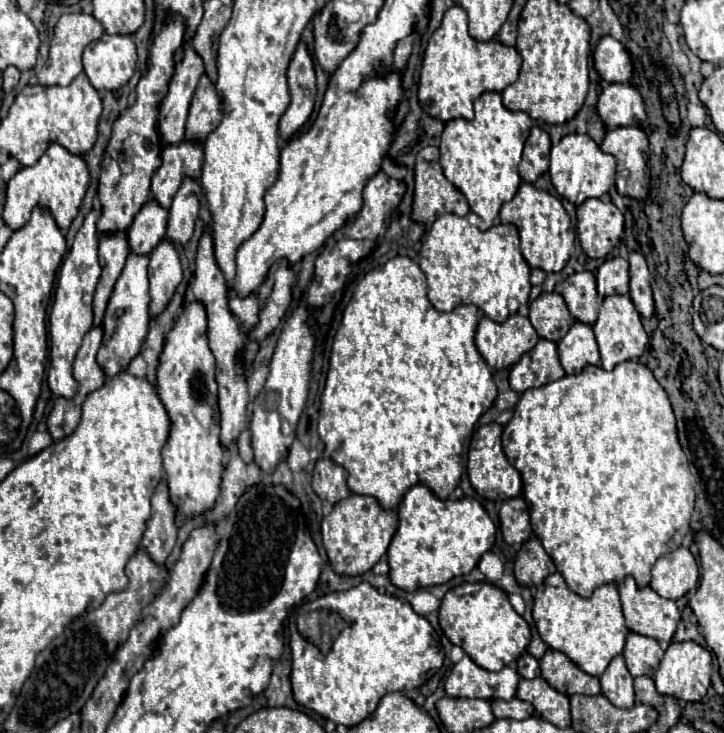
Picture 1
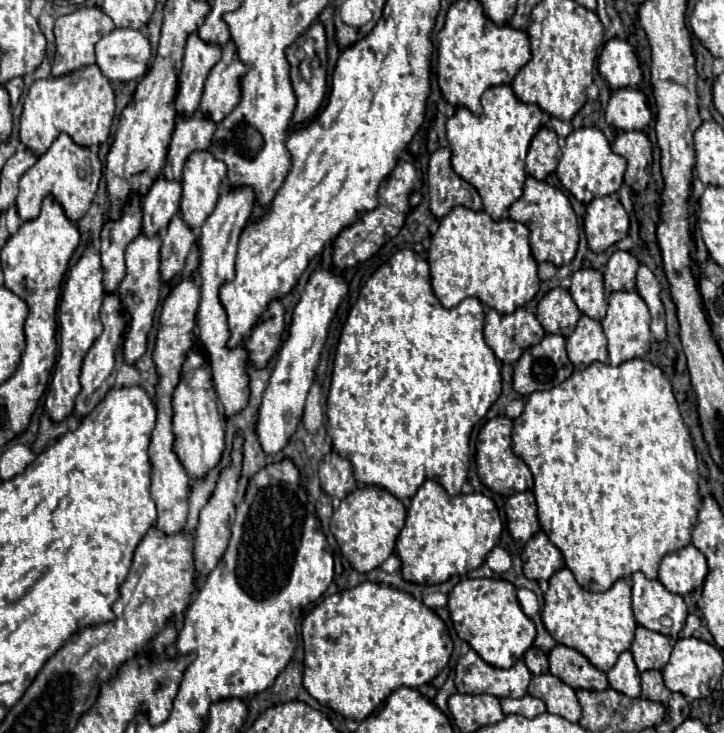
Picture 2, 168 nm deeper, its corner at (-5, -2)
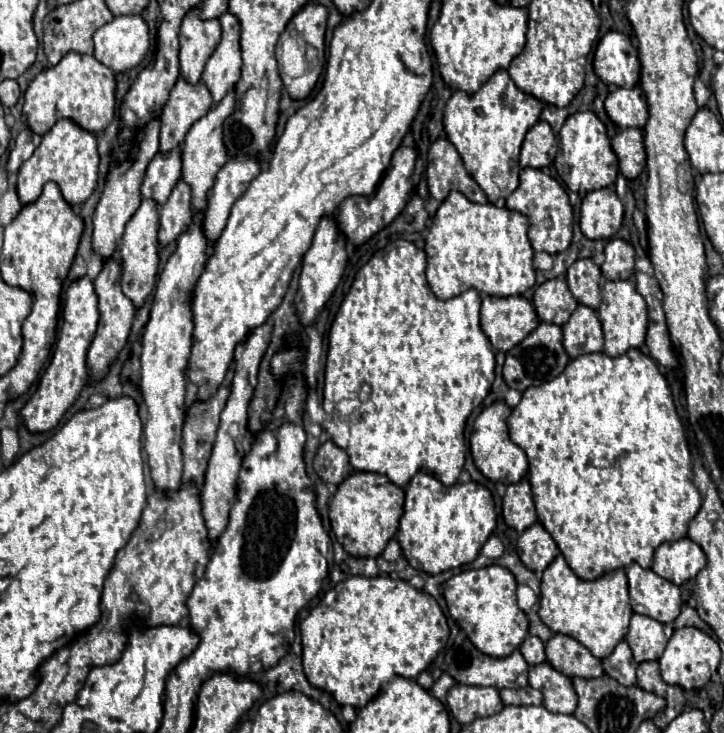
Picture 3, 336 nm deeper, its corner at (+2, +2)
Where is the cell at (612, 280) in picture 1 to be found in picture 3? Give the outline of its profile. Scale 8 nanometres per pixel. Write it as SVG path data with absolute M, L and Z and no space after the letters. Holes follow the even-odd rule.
M614 238L606 244L604 248L604 264L600 266L602 268L602 276L606 280L628 280L632 274L634 274L634 248L620 240L620 238Z

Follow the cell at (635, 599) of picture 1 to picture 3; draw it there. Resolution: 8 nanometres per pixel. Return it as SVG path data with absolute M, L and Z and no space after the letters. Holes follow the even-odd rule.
M636 562L626 568L626 576L634 614L654 618L662 624L676 620L682 606L680 588L676 584L656 576L652 570L640 568Z

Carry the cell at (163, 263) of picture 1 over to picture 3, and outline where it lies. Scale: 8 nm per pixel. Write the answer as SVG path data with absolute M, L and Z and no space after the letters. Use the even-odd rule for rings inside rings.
M180 180L168 202L164 206L160 206L160 232L158 232L158 240L162 246L178 240L180 234L184 234L190 224L192 224L192 208L190 208L190 192L188 186Z

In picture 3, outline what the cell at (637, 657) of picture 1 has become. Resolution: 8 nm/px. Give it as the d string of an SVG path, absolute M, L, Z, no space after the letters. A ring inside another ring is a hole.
M634 614L630 620L630 630L626 634L626 642L634 654L634 660L640 664L646 660L658 660L668 640L660 622L648 616Z

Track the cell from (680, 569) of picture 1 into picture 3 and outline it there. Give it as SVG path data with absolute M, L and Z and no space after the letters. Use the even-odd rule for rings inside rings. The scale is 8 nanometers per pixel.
M682 538L676 542L664 542L654 552L654 564L652 570L674 582L682 584L690 578L696 578L696 574L704 568L706 556L698 544L694 544L690 538Z

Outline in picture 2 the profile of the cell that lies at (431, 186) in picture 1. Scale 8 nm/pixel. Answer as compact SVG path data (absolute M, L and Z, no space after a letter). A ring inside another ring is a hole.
M439 148L431 154L427 180L431 196L429 208L437 218L443 218L459 204L471 210L483 210L479 192L469 182L461 182L461 176L453 170L449 148Z

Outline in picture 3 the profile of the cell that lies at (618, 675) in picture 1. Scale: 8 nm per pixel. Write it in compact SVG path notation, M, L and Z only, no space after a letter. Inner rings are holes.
M622 640L614 652L602 660L604 664L604 672L618 680L622 686L634 686L636 684L636 662L632 658L632 652L628 648L628 644Z

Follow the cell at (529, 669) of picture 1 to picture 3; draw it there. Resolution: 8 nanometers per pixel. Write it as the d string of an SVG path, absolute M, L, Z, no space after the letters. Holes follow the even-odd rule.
M526 636L526 640L520 646L520 652L522 652L522 656L526 658L526 662L530 666L542 664L546 660L546 656L544 656L544 642L540 638L536 638L536 636Z

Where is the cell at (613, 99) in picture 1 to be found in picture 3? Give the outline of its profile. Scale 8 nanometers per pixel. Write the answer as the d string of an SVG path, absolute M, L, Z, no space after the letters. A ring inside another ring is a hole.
M640 86L616 88L608 94L604 108L620 128L644 128L648 122L648 106Z

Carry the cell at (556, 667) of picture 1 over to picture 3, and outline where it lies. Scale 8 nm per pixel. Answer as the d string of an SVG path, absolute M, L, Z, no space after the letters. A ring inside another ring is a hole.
M554 634L546 642L546 660L554 670L568 678L600 678L604 674L602 662L578 640L564 634Z

